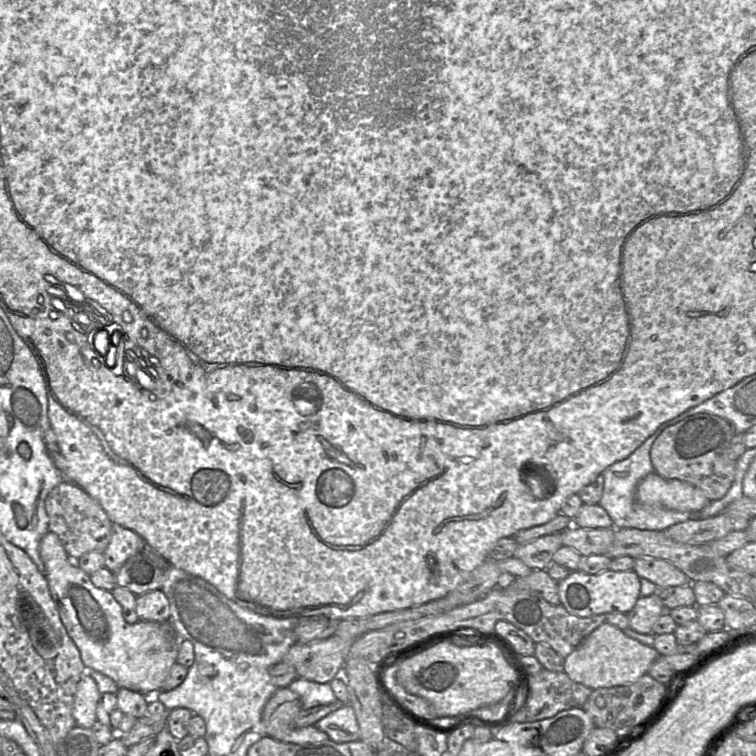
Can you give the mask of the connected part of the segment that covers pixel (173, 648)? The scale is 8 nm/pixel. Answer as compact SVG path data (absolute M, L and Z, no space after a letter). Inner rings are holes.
M48 531L42 538L40 556L60 619L79 649L86 669L108 676L119 688L137 691L147 697L161 691L178 656L179 639L171 625L155 621L127 623L112 592L96 587L87 573L68 562L68 554L55 533Z

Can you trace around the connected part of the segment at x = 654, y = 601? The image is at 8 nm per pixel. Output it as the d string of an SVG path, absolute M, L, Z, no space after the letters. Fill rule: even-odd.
M657 593L639 597L627 614L629 628L640 634L651 634L654 624L665 612L667 609Z

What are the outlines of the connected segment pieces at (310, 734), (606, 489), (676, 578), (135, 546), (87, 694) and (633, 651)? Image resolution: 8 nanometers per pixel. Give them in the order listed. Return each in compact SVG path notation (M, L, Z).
M289 687L279 688L267 701L262 712L262 722L267 736L295 744L328 740L328 735L314 725L295 727L295 718L301 710L300 696Z
M653 433L630 456L615 462L602 473L604 476L603 493L598 504L603 507L613 521L613 527L635 528L639 530L664 531L665 529L687 520L694 519L690 512L680 512L664 507L648 506L637 503L635 498L638 483L650 473L654 467L650 458L653 443L660 434Z
M637 558L634 572L654 583L658 588L689 585L689 578L672 563L656 558Z
M112 523L110 541L103 551L105 567L112 572L116 572L127 559L143 551L144 545L144 539L136 532Z
M86 671L77 683L72 716L77 726L91 728L96 722L96 707L100 697L98 686Z
M604 622L564 659L564 673L569 678L592 690L623 686L636 682L647 674L650 666L659 658L654 647L649 647L628 637L614 625Z

